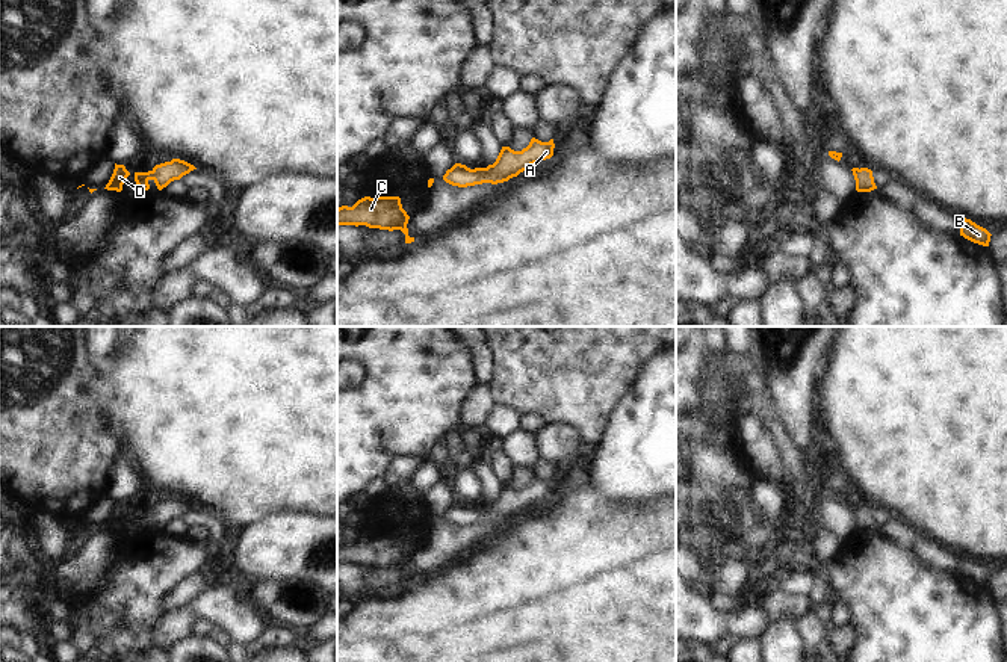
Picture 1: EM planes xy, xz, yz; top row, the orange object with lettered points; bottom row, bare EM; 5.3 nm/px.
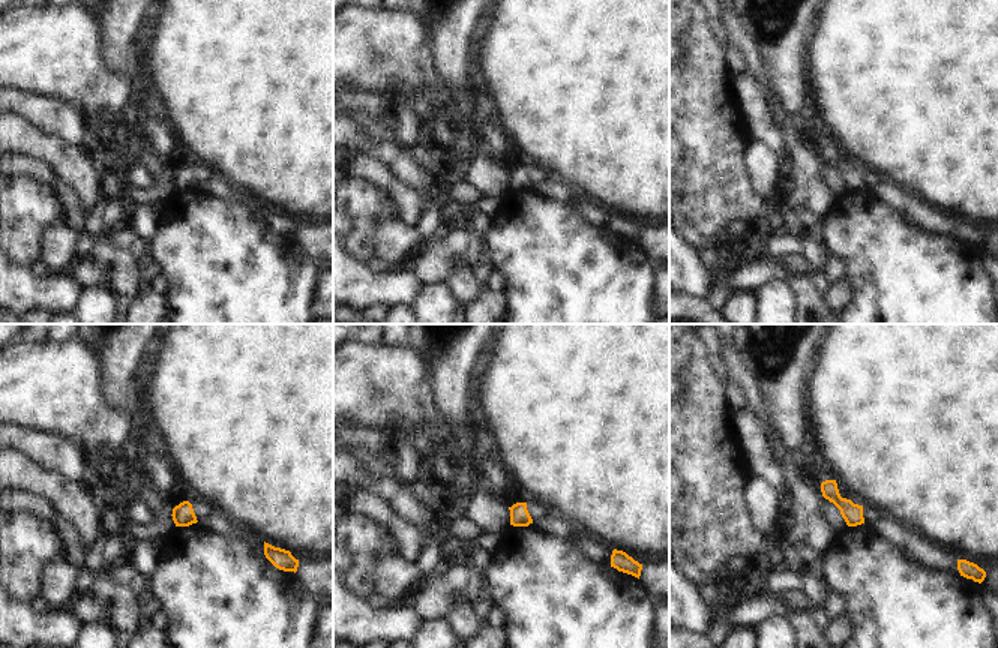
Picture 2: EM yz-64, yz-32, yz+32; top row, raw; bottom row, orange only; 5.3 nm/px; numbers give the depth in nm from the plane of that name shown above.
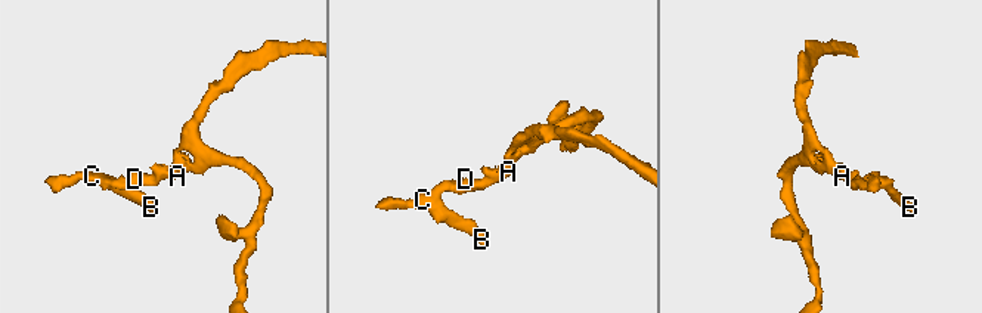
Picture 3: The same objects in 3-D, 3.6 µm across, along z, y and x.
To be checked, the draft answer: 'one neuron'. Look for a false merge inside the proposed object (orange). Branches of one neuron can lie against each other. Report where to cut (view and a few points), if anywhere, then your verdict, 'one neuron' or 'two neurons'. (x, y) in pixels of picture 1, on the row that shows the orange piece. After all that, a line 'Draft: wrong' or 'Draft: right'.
no cut | one neuron
Draft: right

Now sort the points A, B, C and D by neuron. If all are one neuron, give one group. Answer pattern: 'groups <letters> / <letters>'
groups A B C D

